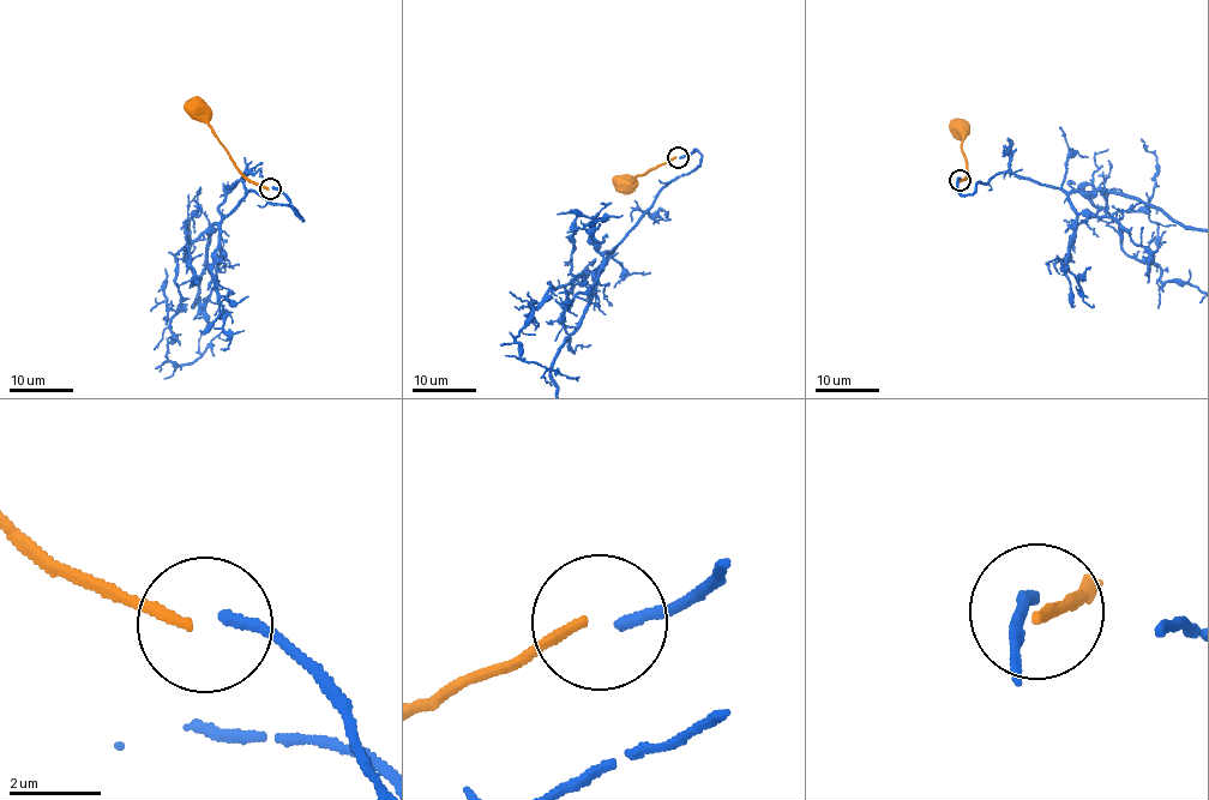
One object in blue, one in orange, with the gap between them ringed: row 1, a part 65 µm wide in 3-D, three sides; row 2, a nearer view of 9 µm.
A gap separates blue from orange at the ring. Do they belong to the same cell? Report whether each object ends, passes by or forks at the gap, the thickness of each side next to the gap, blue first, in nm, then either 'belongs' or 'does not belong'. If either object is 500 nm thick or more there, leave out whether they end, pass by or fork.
blue ends | orange ends | 240/200 nm | does not belong

